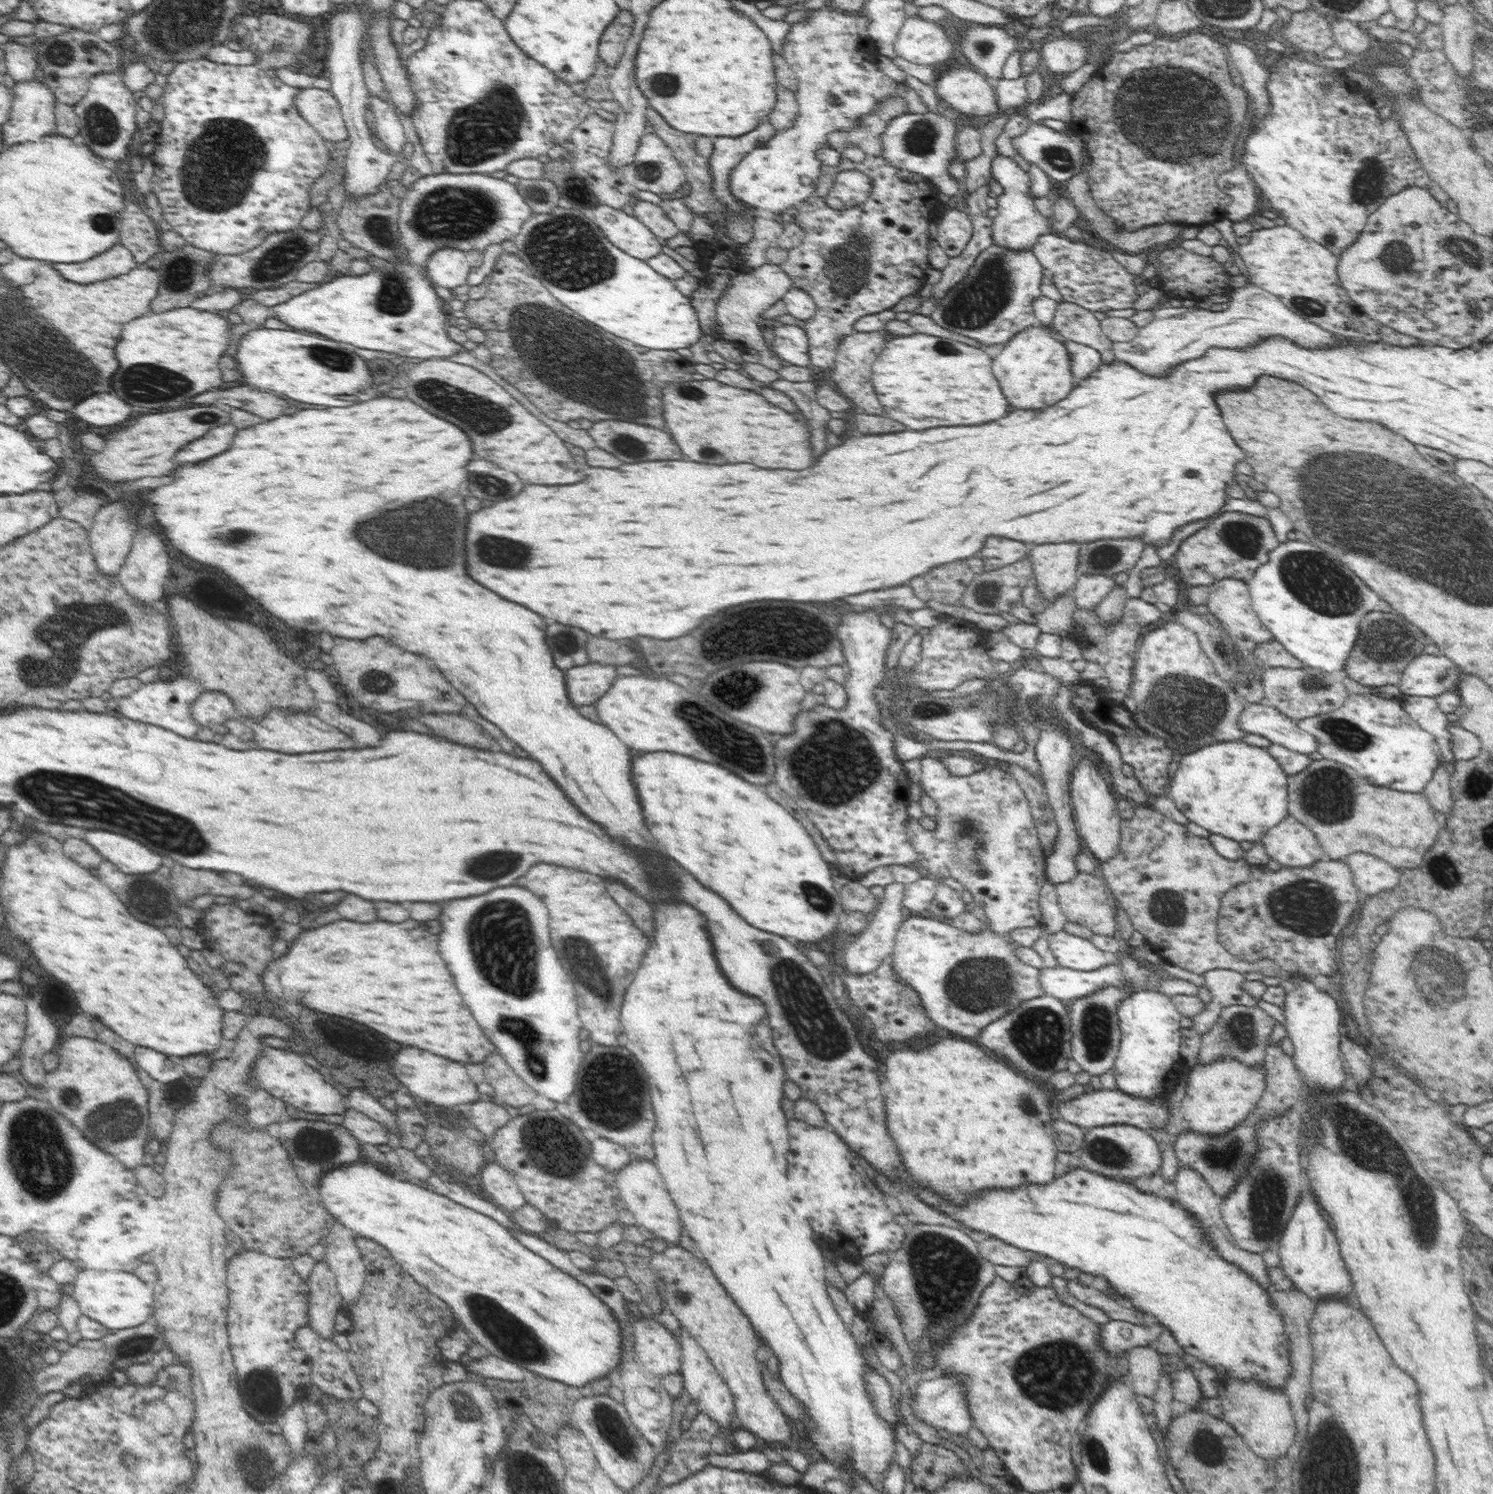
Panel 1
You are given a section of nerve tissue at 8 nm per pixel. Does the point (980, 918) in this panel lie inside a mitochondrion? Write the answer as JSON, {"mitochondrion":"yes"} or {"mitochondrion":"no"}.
{"mitochondrion":"no"}

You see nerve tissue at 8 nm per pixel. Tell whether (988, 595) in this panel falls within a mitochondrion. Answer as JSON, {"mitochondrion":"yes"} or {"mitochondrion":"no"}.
{"mitochondrion":"yes"}

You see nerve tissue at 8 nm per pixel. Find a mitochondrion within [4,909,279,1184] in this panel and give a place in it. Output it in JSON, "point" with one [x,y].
{"point":[112,1125]}

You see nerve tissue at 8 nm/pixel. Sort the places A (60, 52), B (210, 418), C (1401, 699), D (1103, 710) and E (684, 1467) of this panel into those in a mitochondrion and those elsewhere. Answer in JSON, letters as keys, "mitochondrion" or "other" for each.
{"A":"mitochondrion","B":"other","C":"other","D":"other","E":"other"}

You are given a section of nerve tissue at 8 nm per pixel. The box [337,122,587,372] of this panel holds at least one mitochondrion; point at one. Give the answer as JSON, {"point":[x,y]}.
{"point":[456,214]}

